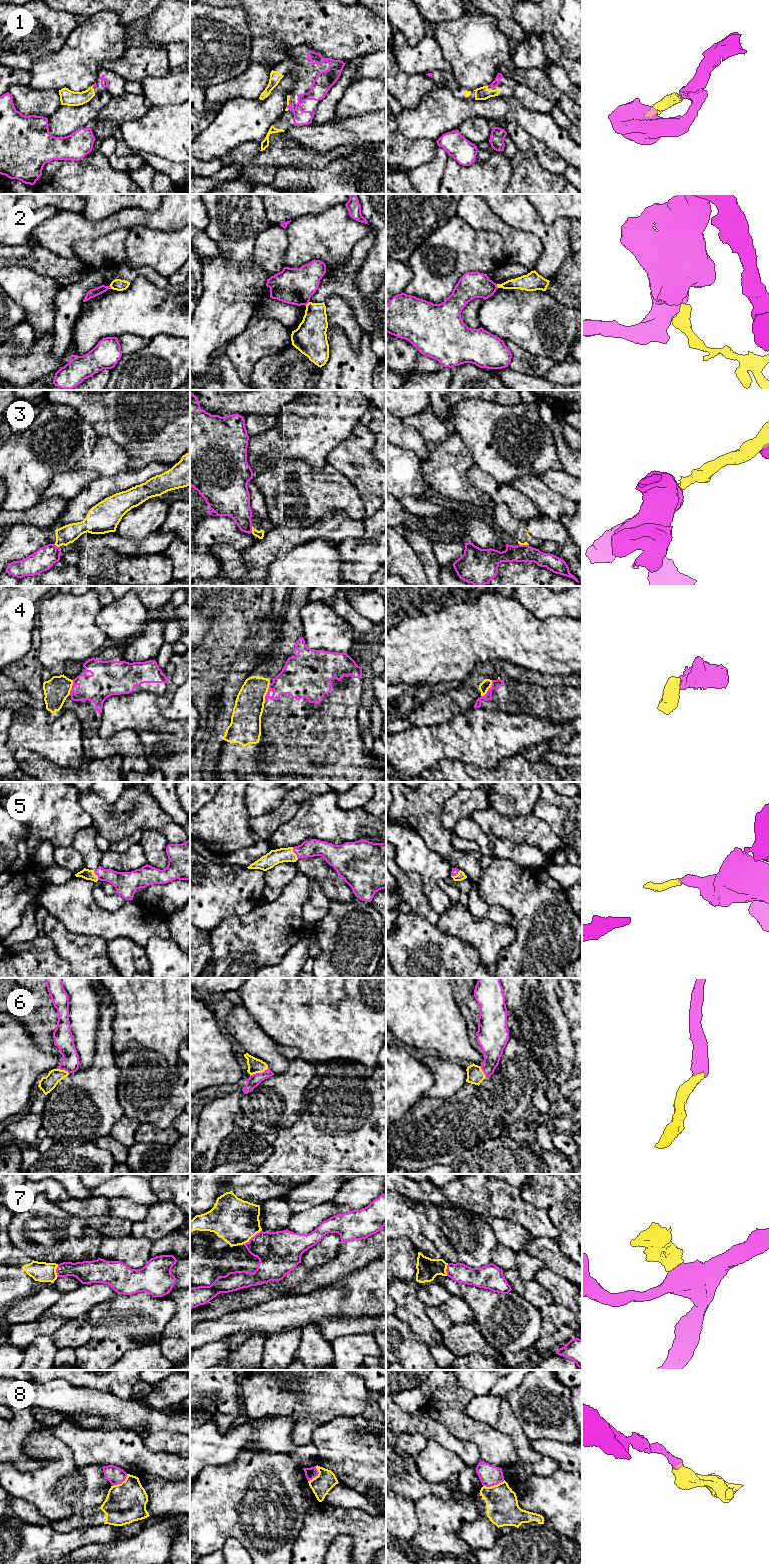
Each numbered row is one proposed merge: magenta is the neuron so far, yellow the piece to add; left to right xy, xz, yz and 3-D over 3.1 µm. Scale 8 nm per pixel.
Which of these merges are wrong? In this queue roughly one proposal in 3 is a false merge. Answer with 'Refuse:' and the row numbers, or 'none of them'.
Refuse: 2, 3, 4, 7, 8

